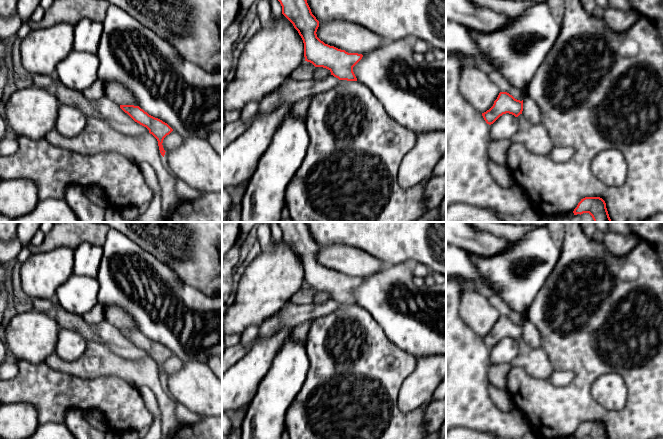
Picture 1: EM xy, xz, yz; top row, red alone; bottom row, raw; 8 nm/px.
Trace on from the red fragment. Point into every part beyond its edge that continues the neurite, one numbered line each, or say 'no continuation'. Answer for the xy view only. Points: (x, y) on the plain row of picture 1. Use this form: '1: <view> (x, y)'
no continuation

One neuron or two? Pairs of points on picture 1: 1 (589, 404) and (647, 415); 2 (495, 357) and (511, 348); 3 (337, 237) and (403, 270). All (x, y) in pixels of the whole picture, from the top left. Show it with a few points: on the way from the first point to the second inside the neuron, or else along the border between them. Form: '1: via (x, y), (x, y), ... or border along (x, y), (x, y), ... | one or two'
1: via (603, 415), (633, 416) | one
2: via (499, 353), (507, 349) | one
3: border along (411, 264), (395, 263), (387, 265) | two

